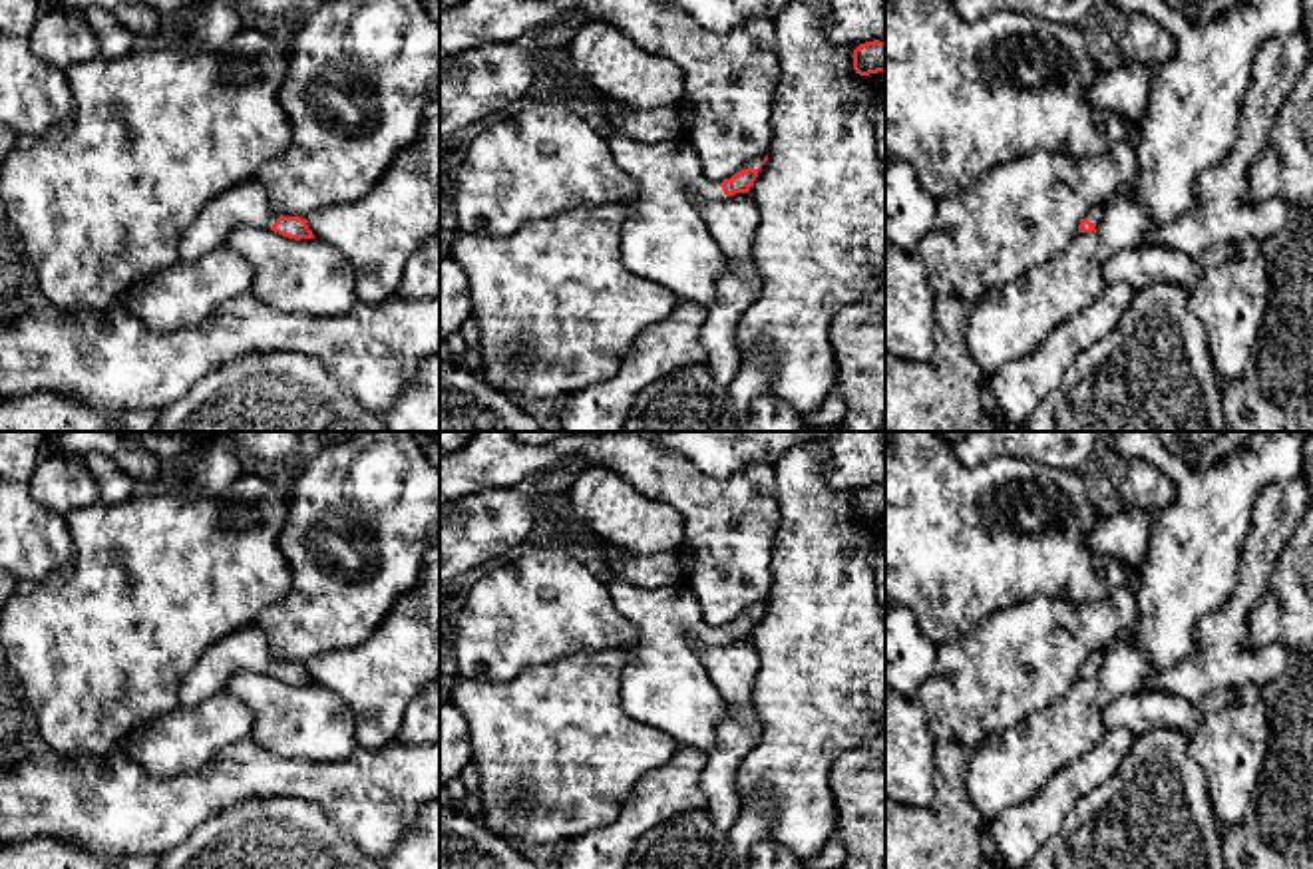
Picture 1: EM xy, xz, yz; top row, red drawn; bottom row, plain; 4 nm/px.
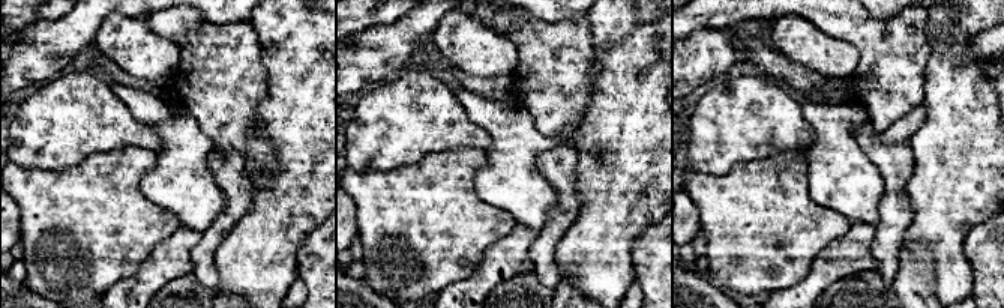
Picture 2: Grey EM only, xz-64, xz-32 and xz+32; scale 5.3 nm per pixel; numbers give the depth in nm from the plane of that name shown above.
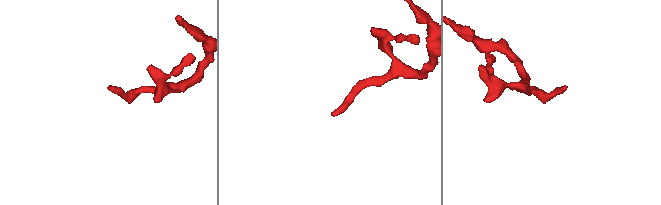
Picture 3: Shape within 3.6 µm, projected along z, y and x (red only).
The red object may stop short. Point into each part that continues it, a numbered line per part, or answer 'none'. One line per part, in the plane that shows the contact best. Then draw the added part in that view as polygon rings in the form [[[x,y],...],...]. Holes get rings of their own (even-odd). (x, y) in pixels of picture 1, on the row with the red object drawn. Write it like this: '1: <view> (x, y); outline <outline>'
1: xz (665, 239); outline [[[617,129],[605,137],[615,163],[639,183],[621,231],[621,259],[629,272],[668,288],[678,300],[708,308],[726,259],[706,227],[700,205],[726,199],[720,183],[704,177],[696,151],[678,139],[647,143]]]

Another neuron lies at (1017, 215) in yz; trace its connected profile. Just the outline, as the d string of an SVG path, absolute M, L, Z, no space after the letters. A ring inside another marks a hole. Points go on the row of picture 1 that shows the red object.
M1138 62L1098 72L1088 89L1088 101L1100 111L1124 117L1132 127L1128 139L1102 155L1074 159L1038 149L1009 165L993 167L969 189L935 201L933 225L915 251L935 298L977 302L989 288L1007 284L1064 251L1078 235L1078 225L1090 207L1106 205L1134 185L1142 121L1150 103L1150 78L1152 70Z

